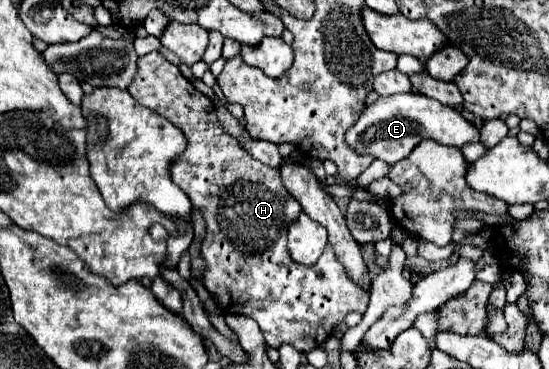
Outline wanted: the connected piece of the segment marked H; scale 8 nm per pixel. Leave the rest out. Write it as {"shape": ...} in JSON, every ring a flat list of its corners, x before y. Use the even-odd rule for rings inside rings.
{"shape":[[159,51,139,57,137,75,129,85,129,93,139,105,145,105,169,119,175,127,183,131,187,139,185,151,171,161,169,171,173,183,183,189,183,193,205,217,207,233,201,243,201,257,207,263,207,271,203,271,203,285,211,295,215,295,221,315,251,317,259,323,265,341,273,349,279,349,283,343,289,343,297,351,307,353,315,347,321,347,321,343,331,335,333,327,339,321,343,321,347,313,365,313,369,293,359,289,349,279,347,271,337,261,331,244,325,247,317,261,317,267,305,267,291,259,287,251,287,227,293,221,293,217,301,213,301,205,289,195,289,191,281,183,279,169,271,169,257,161,253,155,245,153,239,141,223,131,221,123,217,121,213,101,205,97,201,91,197,91,173,63,169,63]]}

